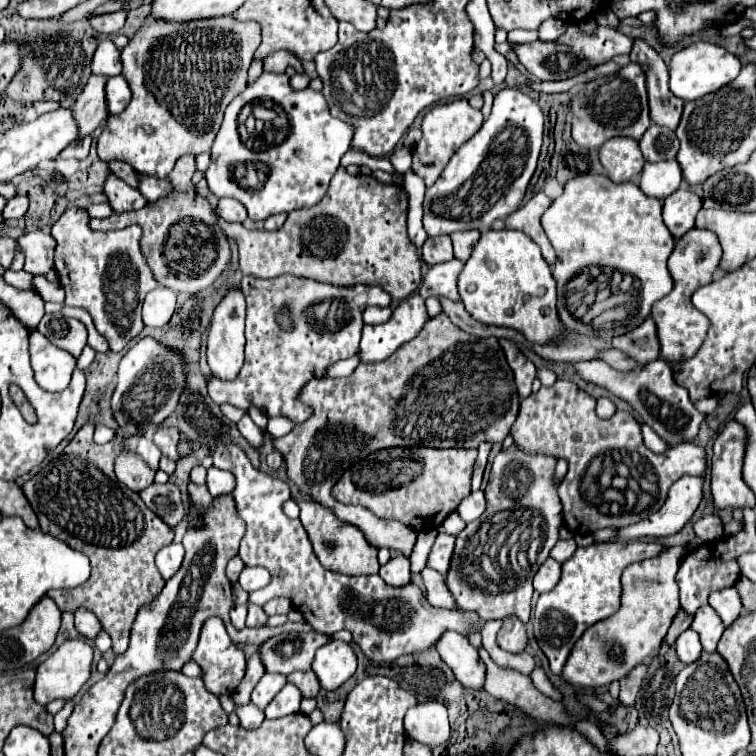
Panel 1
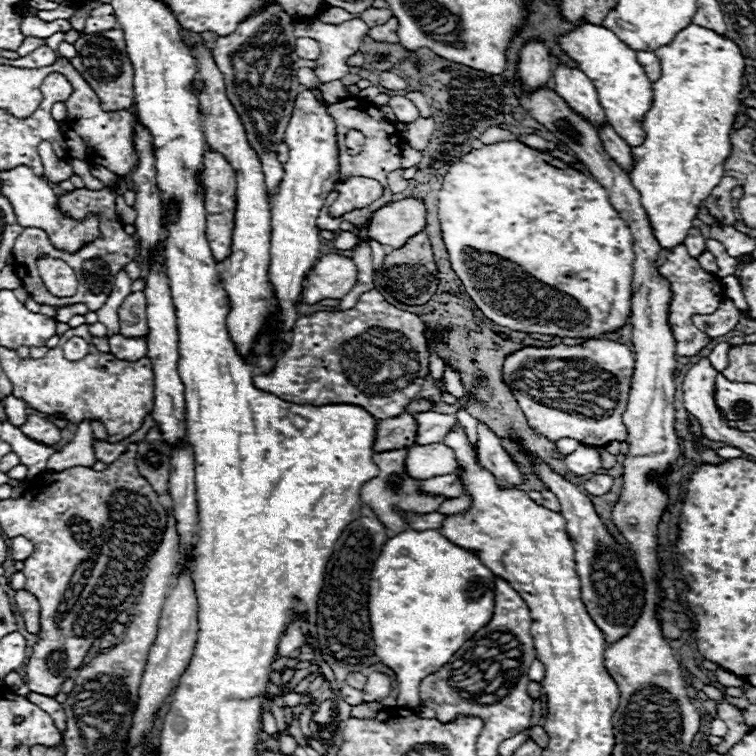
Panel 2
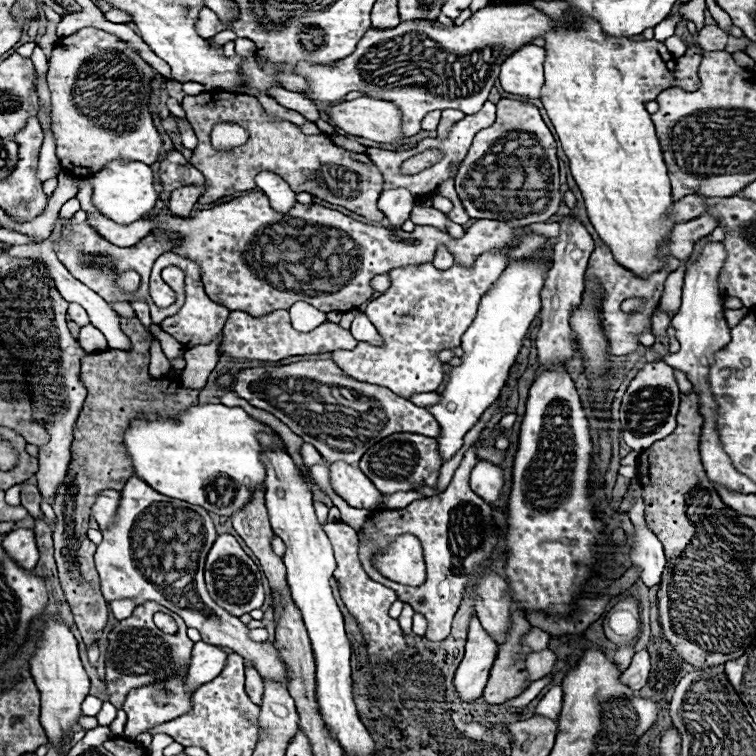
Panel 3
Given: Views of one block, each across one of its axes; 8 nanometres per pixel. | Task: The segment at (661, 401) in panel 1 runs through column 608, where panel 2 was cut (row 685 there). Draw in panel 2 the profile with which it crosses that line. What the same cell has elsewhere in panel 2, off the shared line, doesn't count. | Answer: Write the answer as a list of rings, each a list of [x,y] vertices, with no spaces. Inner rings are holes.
[[[370,672],[368,682],[362,690],[364,702],[382,702],[392,692],[392,680],[382,672]]]

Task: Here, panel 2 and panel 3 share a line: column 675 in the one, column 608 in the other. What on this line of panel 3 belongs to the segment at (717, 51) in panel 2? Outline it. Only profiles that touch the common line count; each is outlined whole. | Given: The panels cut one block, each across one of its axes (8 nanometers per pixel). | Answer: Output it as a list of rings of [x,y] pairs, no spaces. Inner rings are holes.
[[[586,20],[580,28],[558,28],[558,30],[552,30],[550,34],[544,36],[546,40],[546,62],[544,62],[544,72],[546,72],[546,86],[542,90],[542,102],[544,102],[544,108],[554,124],[554,130],[560,138],[560,144],[570,160],[570,172],[584,196],[584,202],[586,202],[586,210],[588,210],[588,216],[590,216],[590,222],[594,226],[594,230],[598,232],[600,240],[612,250],[614,258],[618,264],[622,264],[626,270],[630,270],[632,274],[640,276],[640,278],[646,278],[654,272],[658,272],[662,266],[664,266],[664,256],[670,256],[668,248],[664,246],[666,238],[670,236],[672,228],[676,226],[676,220],[672,218],[670,214],[670,208],[674,206],[674,200],[672,200],[672,188],[670,188],[670,180],[668,180],[668,170],[666,170],[666,164],[664,164],[664,158],[662,158],[662,150],[660,150],[660,144],[658,144],[658,138],[656,138],[656,132],[654,132],[654,124],[650,120],[650,114],[646,112],[646,102],[650,100],[656,100],[656,96],[674,86],[674,56],[670,54],[670,50],[658,42],[658,40],[640,40],[640,42],[634,42],[630,38],[610,38],[610,36],[604,36],[602,28],[598,22],[594,20]]]

